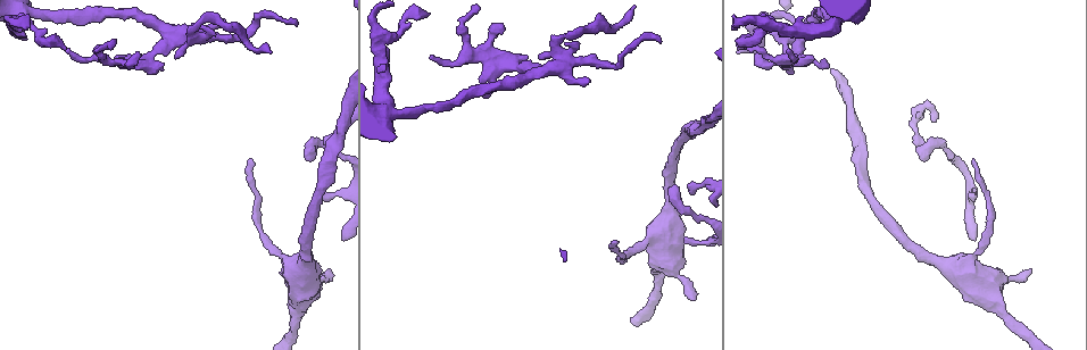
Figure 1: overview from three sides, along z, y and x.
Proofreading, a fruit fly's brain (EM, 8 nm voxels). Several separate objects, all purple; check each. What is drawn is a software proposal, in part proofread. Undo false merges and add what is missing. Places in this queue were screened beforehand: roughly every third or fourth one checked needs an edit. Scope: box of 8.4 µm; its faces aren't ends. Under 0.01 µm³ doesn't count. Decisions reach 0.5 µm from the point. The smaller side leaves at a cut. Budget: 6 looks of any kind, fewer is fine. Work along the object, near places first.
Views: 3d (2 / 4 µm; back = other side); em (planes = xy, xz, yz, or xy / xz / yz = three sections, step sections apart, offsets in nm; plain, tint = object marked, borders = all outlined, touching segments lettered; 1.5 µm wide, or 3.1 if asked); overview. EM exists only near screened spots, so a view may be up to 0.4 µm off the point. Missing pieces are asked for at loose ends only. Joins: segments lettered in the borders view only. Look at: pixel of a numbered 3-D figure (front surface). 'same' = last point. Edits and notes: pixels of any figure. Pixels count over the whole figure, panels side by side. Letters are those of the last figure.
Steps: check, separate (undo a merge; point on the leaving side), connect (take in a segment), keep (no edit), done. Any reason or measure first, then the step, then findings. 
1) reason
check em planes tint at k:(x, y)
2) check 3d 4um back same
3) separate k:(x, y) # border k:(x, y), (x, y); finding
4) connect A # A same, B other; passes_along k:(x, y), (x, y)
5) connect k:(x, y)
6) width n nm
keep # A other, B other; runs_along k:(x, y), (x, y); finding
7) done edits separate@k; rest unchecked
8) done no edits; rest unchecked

an open end
check em planes tint at 1:(500, 31)

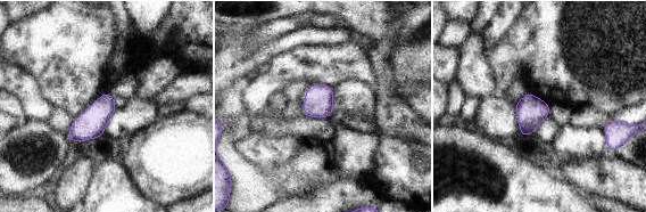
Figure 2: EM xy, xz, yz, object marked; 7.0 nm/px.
check em planes borders same

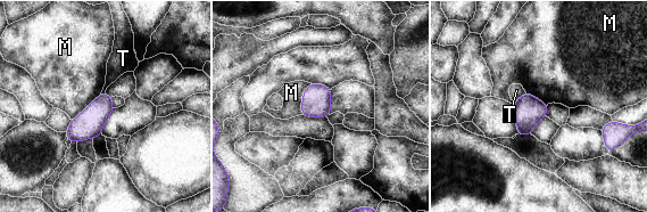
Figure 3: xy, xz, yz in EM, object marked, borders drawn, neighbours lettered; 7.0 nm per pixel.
keep # M other, T other; border 3:(100, 92), (72, 120); no lettered segment goes on from it

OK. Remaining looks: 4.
branch stops here
check em xz step 8 borders at 1:(1029, 270)

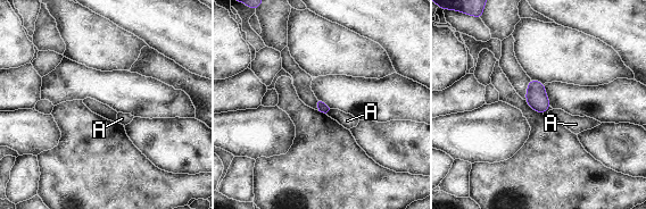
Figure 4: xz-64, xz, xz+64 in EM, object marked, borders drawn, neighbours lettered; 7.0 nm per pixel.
another direction
check em planes borders same

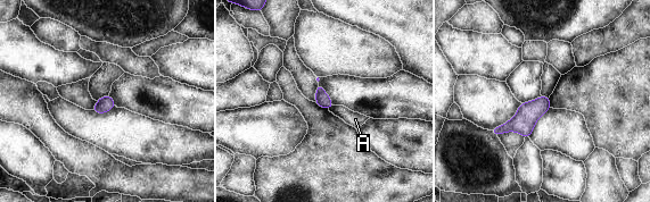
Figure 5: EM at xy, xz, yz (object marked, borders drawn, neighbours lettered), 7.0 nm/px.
keep # A other; runs_along 5:(546, 99), (520, 123), (494, 131); no lettered segment goes on from it

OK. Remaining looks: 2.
free end
check em planes borders at 1:(691, 190)

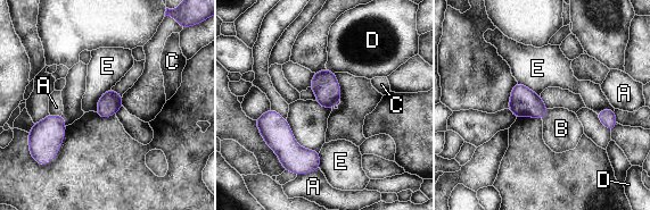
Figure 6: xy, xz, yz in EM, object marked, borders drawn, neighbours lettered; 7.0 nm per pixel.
width 160 nm
connect B # A other, B same, C other, D other, E other; passes_along 6:(524, 102), (545, 115), (561, 128); the neuron continues

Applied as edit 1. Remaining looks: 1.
done edits connect@6; rest unchecked

